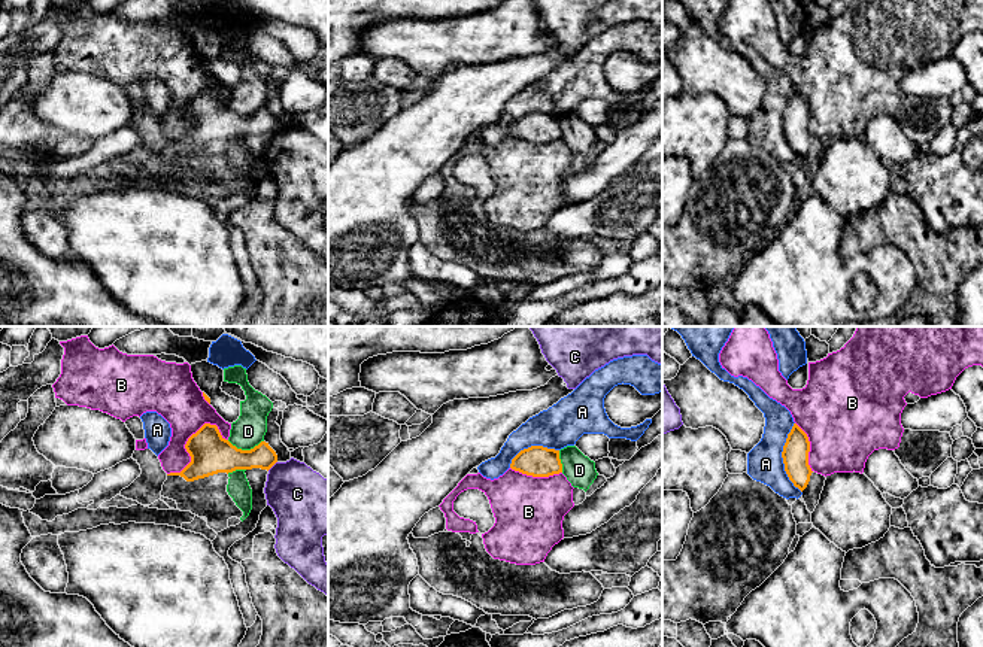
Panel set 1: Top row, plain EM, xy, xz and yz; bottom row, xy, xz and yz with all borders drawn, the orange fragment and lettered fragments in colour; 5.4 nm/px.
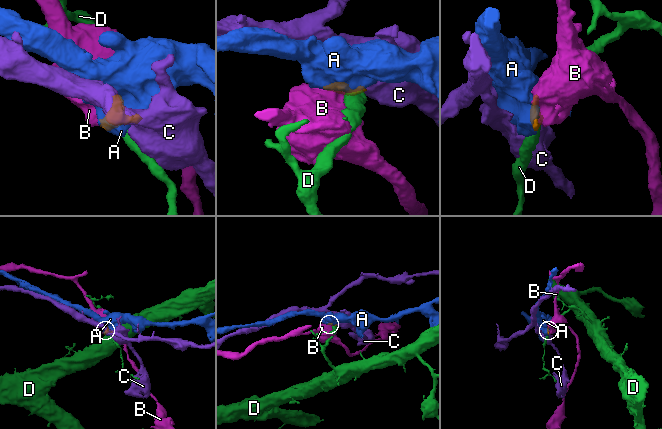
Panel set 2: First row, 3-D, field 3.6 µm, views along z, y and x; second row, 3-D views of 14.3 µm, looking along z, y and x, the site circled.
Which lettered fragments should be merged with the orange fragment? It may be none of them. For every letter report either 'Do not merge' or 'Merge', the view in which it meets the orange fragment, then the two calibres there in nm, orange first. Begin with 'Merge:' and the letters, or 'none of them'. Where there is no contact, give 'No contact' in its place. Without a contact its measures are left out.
Merge: none of them
A: Do not merge. Touches orange in yz. Thickness 140 nm (orange) against 190 nm
B: Do not merge. Touches orange in xy. Thickness 220 nm (orange) against 240 nm
C: Do not merge. Touches orange in xy. Thickness 160 nm (orange) against 320 nm
D: Do not merge. Touches orange in xy. Thickness 220 nm (orange) against 180 nm

